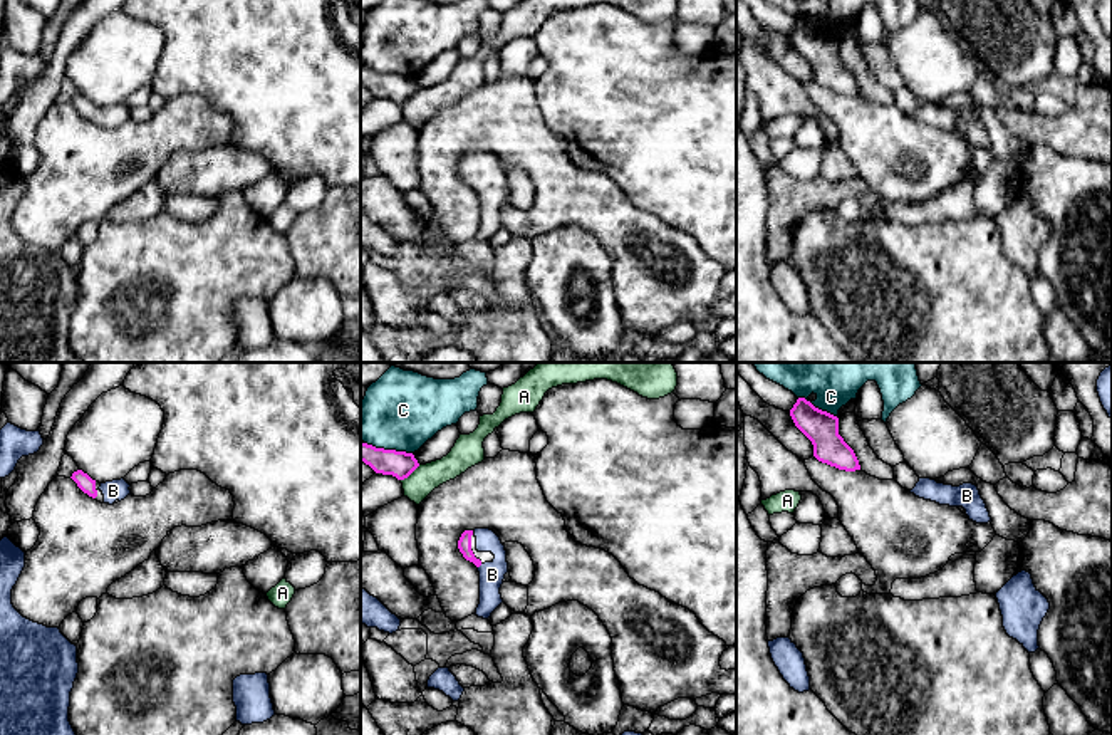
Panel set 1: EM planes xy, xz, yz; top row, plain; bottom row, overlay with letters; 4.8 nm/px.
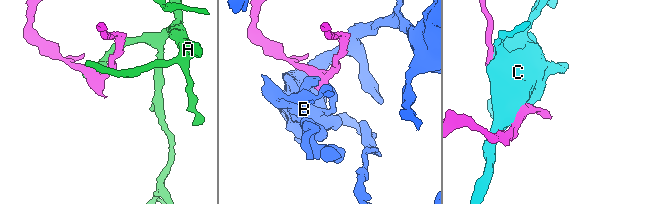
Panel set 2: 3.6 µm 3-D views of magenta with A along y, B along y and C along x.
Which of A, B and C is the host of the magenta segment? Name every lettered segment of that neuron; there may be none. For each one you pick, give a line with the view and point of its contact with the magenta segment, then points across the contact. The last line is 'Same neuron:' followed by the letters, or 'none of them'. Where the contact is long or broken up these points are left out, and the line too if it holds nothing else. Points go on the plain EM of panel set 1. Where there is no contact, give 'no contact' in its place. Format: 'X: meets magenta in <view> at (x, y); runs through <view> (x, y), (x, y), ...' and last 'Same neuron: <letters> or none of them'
B: no contact
Same neuron: B

